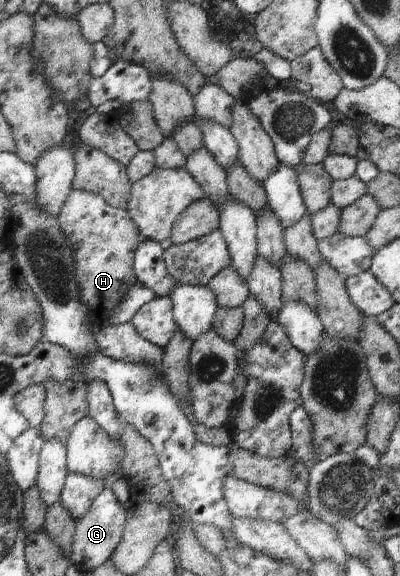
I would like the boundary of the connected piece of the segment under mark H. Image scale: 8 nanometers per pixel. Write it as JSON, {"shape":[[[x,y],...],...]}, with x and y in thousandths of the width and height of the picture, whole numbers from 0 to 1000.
{"shape":[[[178,326],[143,382],[173,417],[173,431],[183,434],[183,472],[198,497],[203,528],[218,531],[220,566],[233,578],[243,578],[275,563],[273,549],[323,507],[323,497],[345,490],[328,451],[333,434],[348,424],[350,403],[315,365],[268,354],[248,337],[188,326]]]}

